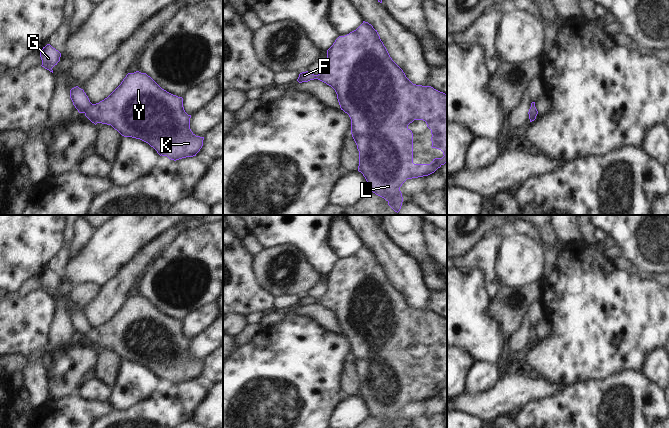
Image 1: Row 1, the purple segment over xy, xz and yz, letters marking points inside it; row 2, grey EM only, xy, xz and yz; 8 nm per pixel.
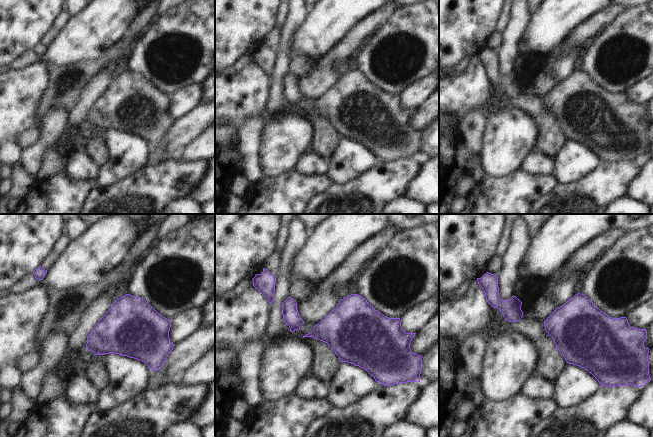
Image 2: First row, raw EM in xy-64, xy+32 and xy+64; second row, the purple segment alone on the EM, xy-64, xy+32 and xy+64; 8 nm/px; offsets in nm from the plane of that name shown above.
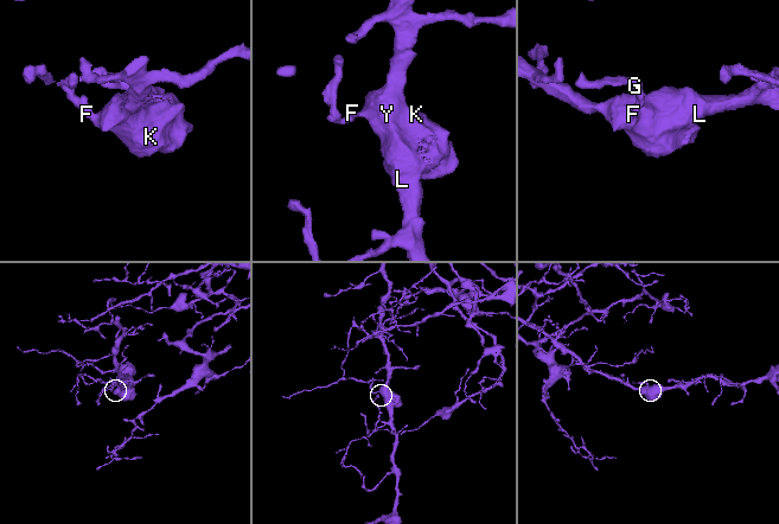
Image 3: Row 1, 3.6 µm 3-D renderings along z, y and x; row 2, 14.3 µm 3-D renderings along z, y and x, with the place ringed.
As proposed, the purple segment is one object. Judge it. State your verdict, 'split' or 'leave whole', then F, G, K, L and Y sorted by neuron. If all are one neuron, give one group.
leave whole; groups F G K L Y

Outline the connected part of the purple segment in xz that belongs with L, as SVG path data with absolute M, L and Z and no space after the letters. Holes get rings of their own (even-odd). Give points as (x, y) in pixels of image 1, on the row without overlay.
M363 245L363 247L356 254L350 256L349 258L345 260L339 260L335 264L333 269L327 274L326 284L327 284L327 291L322 297L318 299L314 299L308 295L302 296L299 298L297 305L299 307L302 307L302 306L308 306L310 304L318 303L326 307L327 309L331 310L335 314L341 334L347 337L351 343L351 358L357 369L357 373L359 375L358 395L361 396L363 400L365 401L367 407L369 408L370 416L373 416L376 419L384 422L388 426L388 428L402 428L403 421L400 415L400 411L407 403L428 400L434 397L438 392L440 392L442 389L444 389L447 386L447 318L440 316L431 310L422 310L422 309L413 308L406 301L403 294L392 284L386 271L381 265L377 254L375 254L371 248L365 245ZM414 344L423 344L426 346L427 351L431 354L431 358L432 358L431 371L441 374L444 379L442 382L435 382L430 388L414 388L413 387L413 357L408 352L408 349L412 347Z

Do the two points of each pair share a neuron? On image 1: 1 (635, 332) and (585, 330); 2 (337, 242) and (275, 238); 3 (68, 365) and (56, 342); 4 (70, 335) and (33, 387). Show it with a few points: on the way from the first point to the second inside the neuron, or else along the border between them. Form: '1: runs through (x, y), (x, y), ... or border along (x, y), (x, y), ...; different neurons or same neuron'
1: runs through (623, 324), (603, 324), (597, 330); same neuron
2: border along (330, 225), (329, 246), (339, 259); different neurons
3: border along (78, 337), (67, 347), (50, 354); different neurons
4: runs through (54, 345), (41, 352), (34, 359), (34, 371); same neuron

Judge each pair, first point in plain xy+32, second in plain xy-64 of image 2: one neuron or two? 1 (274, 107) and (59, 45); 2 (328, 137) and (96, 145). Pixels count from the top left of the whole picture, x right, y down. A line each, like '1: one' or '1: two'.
1: two
2: one

